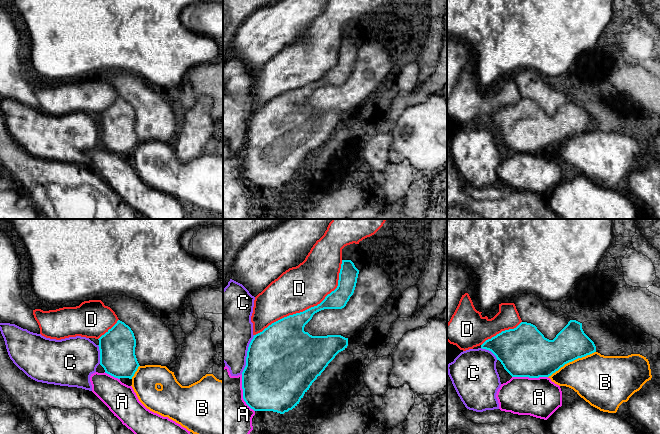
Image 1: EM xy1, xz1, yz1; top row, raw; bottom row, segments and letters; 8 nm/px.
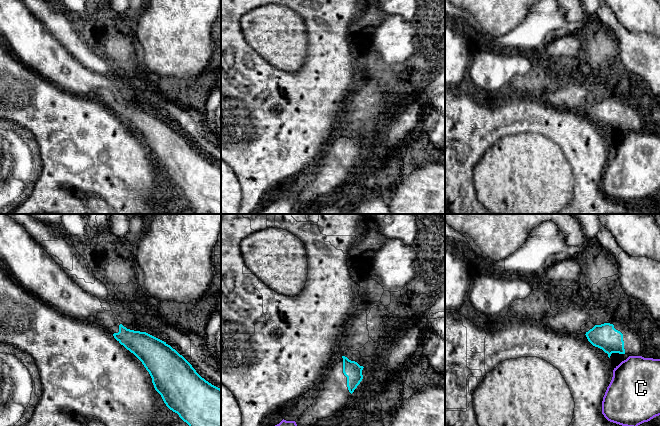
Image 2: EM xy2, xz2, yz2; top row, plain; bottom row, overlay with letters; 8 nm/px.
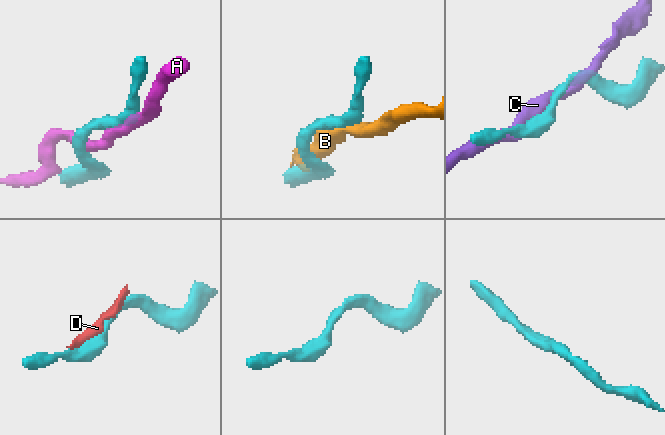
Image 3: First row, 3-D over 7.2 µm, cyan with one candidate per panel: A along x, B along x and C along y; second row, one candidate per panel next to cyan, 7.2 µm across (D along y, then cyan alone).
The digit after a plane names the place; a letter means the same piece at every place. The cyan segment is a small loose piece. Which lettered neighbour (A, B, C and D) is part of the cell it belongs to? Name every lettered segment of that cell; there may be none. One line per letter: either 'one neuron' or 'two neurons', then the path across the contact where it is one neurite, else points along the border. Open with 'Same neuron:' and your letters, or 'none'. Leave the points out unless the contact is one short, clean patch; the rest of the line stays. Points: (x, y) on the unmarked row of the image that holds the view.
Same neuron: none
A: two neurons
B: two neurons
C: two neurons
D: two neurons

